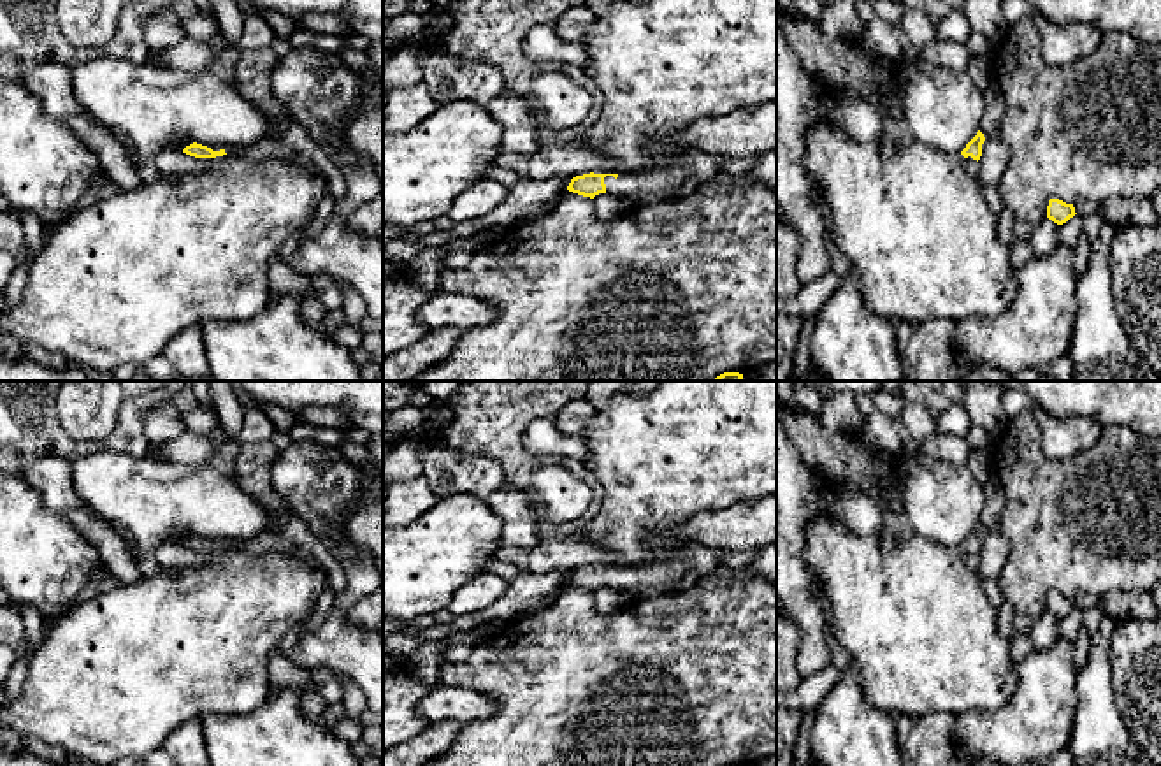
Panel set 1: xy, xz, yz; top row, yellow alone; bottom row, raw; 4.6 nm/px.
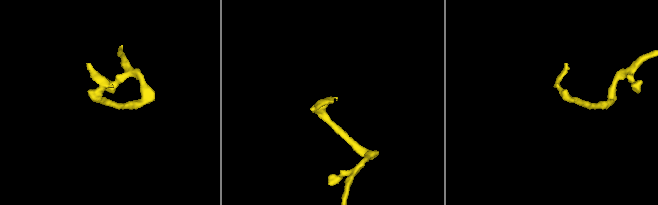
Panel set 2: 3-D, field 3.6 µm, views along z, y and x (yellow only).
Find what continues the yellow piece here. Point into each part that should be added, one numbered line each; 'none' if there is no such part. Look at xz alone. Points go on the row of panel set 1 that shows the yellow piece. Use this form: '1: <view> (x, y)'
1: xz (649, 187)

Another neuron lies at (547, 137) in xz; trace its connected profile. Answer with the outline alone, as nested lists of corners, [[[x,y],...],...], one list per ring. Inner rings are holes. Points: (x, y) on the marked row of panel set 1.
[[[453,0],[444,5],[453,23],[443,37],[446,54],[457,60],[481,60],[501,70],[506,90],[527,98],[537,74],[557,72],[571,77],[592,97],[592,111],[576,128],[552,130],[537,121],[539,148],[574,144],[587,135],[601,114],[604,102],[597,83],[583,69],[571,63],[532,60],[523,51],[525,37],[537,26],[553,28],[573,7],[587,0]]]

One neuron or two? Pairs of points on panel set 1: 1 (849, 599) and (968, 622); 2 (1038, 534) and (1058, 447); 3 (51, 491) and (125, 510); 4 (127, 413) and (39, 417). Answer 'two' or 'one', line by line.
1: one
2: two
3: two
4: one

